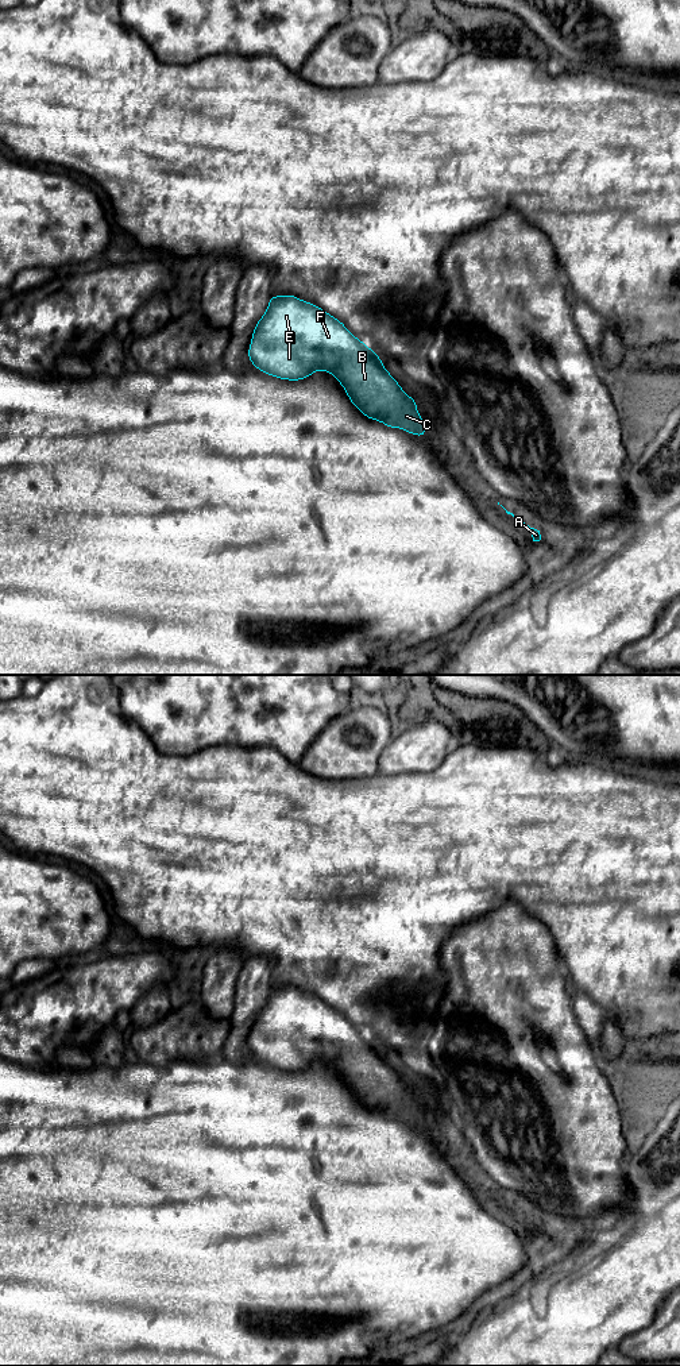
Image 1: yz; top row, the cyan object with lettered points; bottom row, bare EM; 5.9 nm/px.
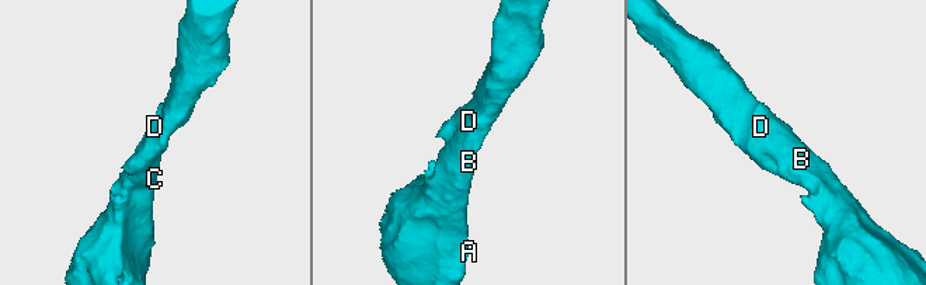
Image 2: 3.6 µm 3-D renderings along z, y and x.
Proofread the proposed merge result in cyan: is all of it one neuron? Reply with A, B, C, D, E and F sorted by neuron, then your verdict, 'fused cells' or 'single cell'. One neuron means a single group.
A B C D E F | single cell

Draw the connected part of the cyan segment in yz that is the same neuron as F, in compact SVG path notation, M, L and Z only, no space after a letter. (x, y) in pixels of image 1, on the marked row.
M293 294L270 296L266 312L254 328L248 360L259 371L286 381L301 381L324 370L337 378L349 401L367 418L420 437L426 435L416 400L402 390L379 355L355 337L340 320Z

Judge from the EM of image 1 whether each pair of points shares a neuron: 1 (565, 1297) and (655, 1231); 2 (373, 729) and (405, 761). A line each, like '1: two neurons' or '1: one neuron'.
1: one neuron
2: two neurons

